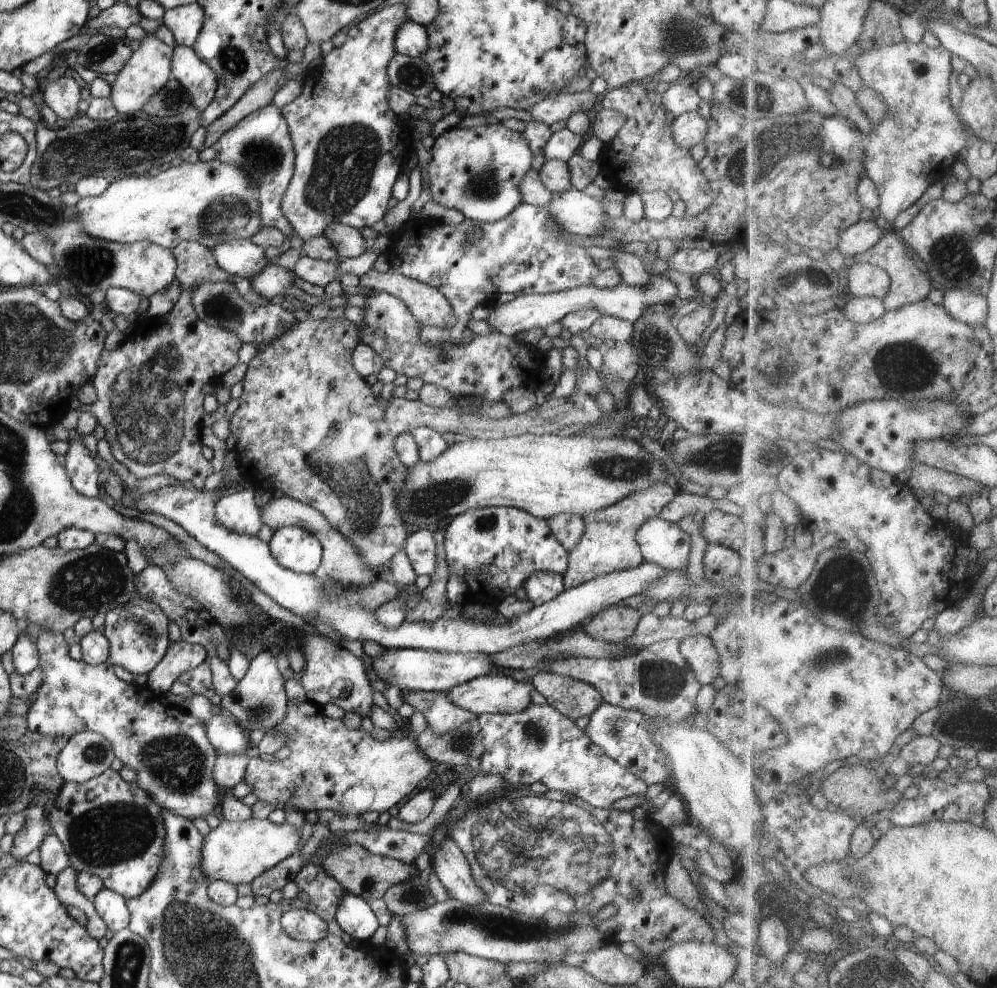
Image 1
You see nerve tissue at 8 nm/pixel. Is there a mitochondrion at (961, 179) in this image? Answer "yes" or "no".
no

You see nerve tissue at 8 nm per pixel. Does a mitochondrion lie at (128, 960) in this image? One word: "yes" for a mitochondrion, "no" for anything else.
yes

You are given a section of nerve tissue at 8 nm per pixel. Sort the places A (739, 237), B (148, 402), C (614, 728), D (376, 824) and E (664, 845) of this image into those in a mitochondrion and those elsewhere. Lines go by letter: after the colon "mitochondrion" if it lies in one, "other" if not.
A: other
B: mitochondrion
C: mitochondrion
D: other
E: other

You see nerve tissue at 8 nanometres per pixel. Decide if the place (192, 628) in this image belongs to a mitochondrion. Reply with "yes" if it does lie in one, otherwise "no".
no

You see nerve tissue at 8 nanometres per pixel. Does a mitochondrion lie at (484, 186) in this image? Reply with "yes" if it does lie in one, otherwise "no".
yes

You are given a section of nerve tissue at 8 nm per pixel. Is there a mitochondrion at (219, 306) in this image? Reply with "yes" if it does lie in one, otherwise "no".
yes

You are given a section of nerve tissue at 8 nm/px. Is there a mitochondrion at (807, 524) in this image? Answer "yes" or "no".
no

